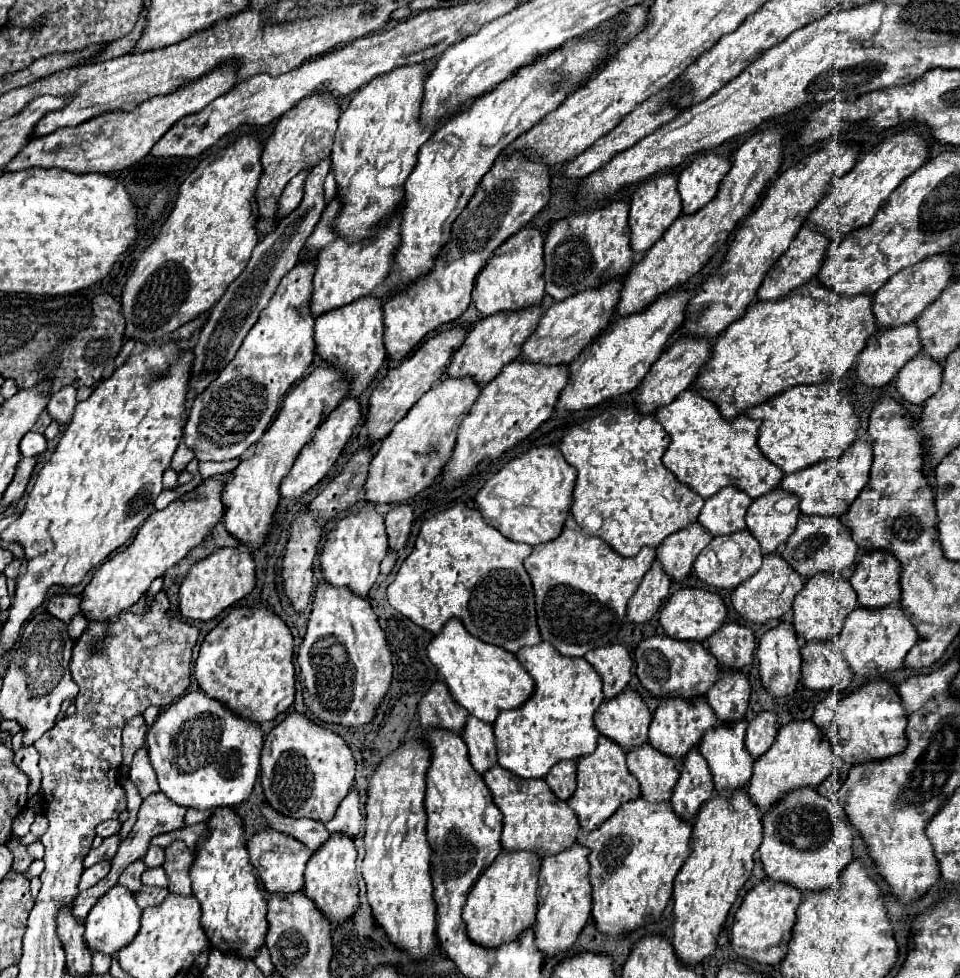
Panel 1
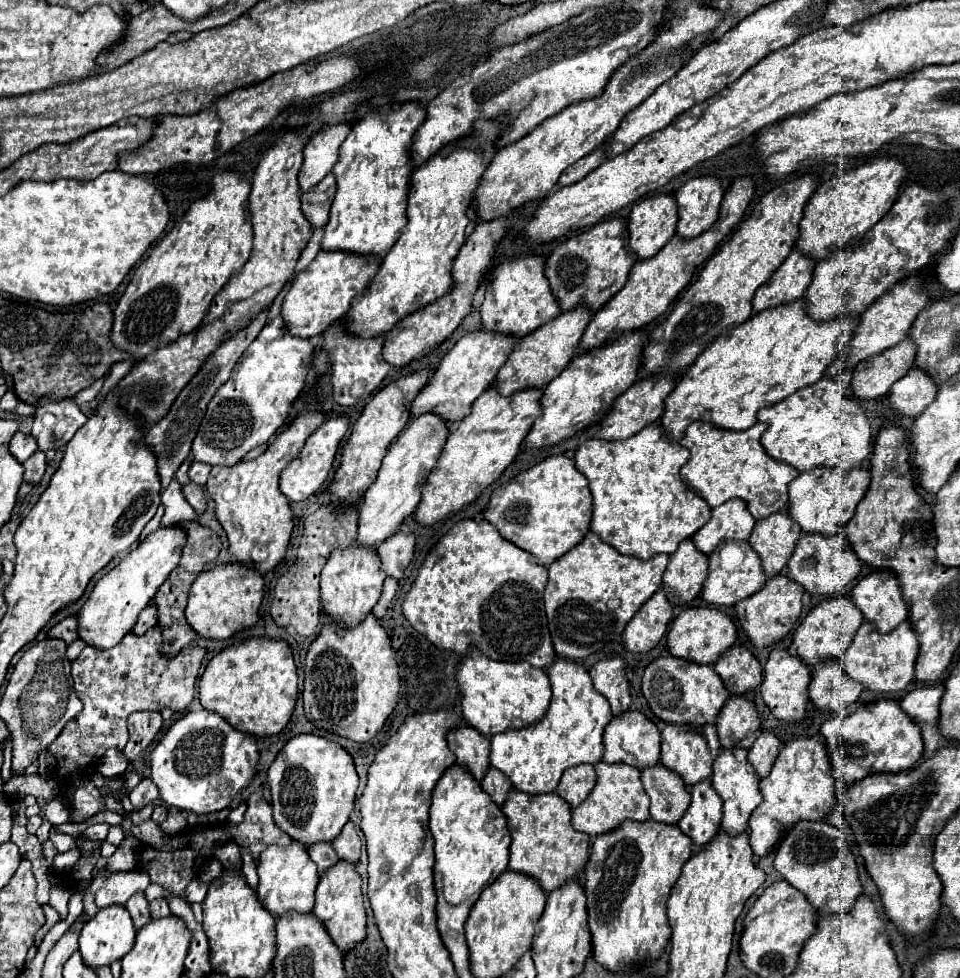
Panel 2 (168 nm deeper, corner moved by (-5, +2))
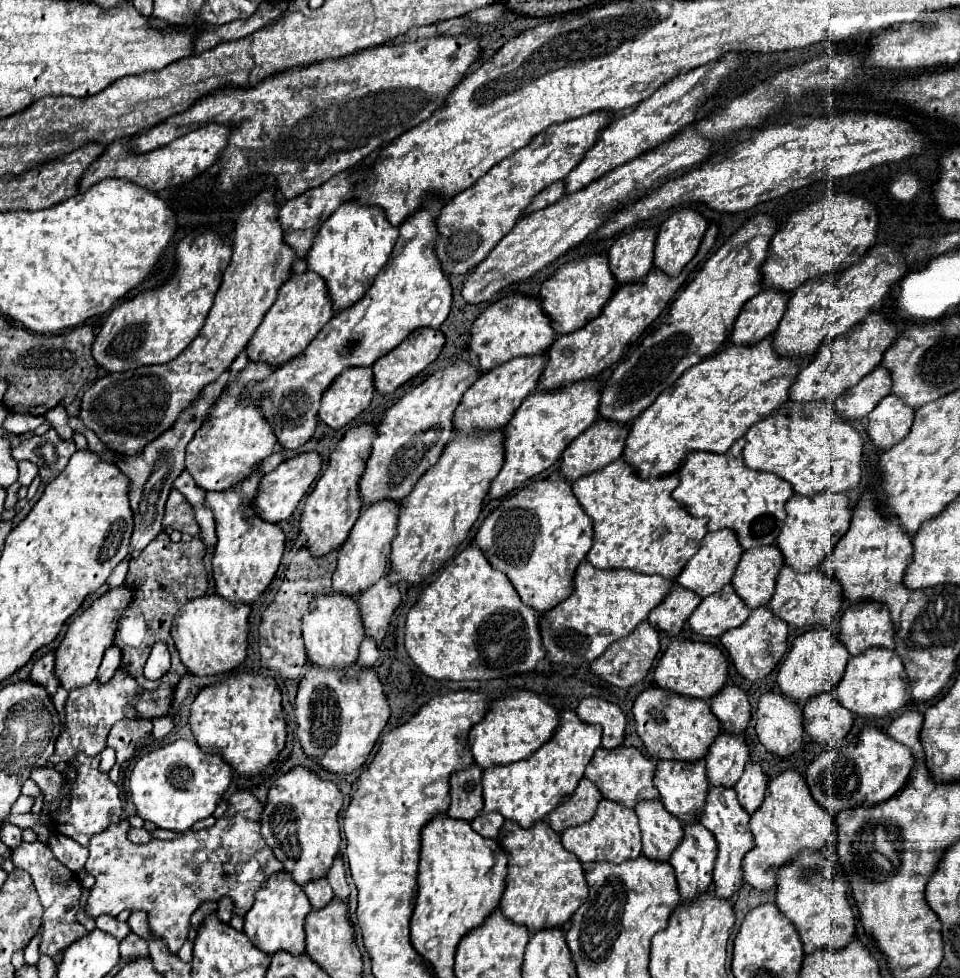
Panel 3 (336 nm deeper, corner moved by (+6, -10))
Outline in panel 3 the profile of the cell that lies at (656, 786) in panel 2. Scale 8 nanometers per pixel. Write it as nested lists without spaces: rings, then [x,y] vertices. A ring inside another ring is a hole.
[[[661,801],[637,803],[635,813],[639,817],[639,827],[643,835],[643,855],[653,861],[669,861],[669,855],[675,851],[675,847],[683,839],[683,823],[673,815],[669,815],[669,811],[663,807]]]

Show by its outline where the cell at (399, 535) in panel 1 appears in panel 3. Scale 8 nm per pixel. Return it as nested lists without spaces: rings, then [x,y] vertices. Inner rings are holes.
[[[383,575],[375,583],[375,587],[371,587],[371,589],[367,589],[359,595],[357,605],[359,605],[359,611],[361,611],[365,635],[375,639],[377,647],[383,643],[383,639],[387,635],[391,615],[395,613],[399,603],[401,603],[399,589],[389,585],[387,575]]]

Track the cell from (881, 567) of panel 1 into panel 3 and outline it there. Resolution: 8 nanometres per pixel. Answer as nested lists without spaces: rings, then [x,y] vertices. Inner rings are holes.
[[[875,601],[851,605],[841,617],[841,643],[849,655],[861,655],[871,647],[895,647],[895,627],[889,609]]]

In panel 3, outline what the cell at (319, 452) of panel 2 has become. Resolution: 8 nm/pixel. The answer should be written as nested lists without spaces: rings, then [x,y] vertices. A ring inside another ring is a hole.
[[[301,453],[301,455],[293,457],[293,459],[283,461],[271,473],[265,473],[261,477],[261,481],[259,481],[257,495],[253,497],[253,505],[255,505],[257,517],[265,519],[267,523],[279,523],[279,521],[289,519],[293,515],[293,511],[297,509],[299,501],[311,489],[311,483],[319,475],[319,471],[321,471],[321,457],[317,453]]]

